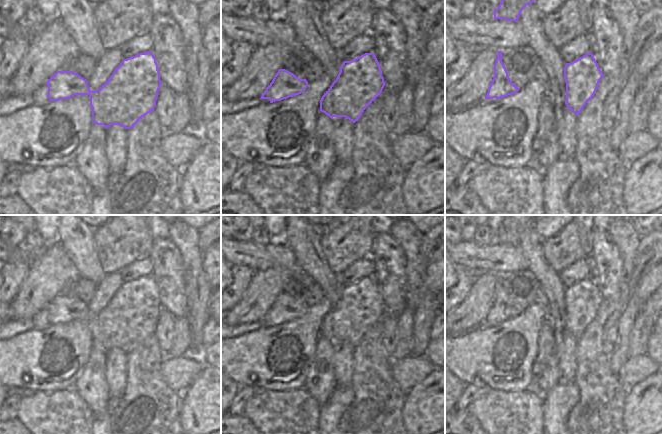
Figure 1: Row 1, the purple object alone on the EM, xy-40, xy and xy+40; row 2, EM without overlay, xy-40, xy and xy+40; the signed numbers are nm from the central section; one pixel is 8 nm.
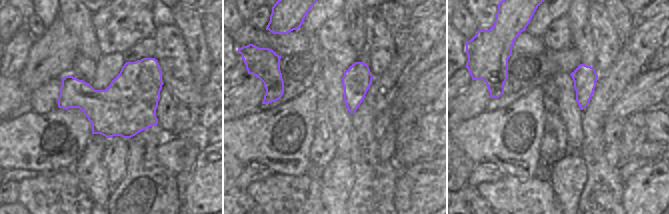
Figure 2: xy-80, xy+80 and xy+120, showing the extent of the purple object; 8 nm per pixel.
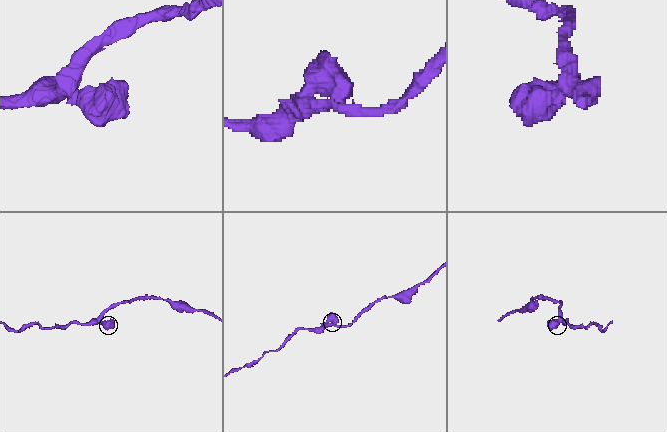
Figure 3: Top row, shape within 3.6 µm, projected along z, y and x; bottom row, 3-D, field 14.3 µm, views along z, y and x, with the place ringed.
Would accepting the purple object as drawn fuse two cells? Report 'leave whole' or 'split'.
leave whole

